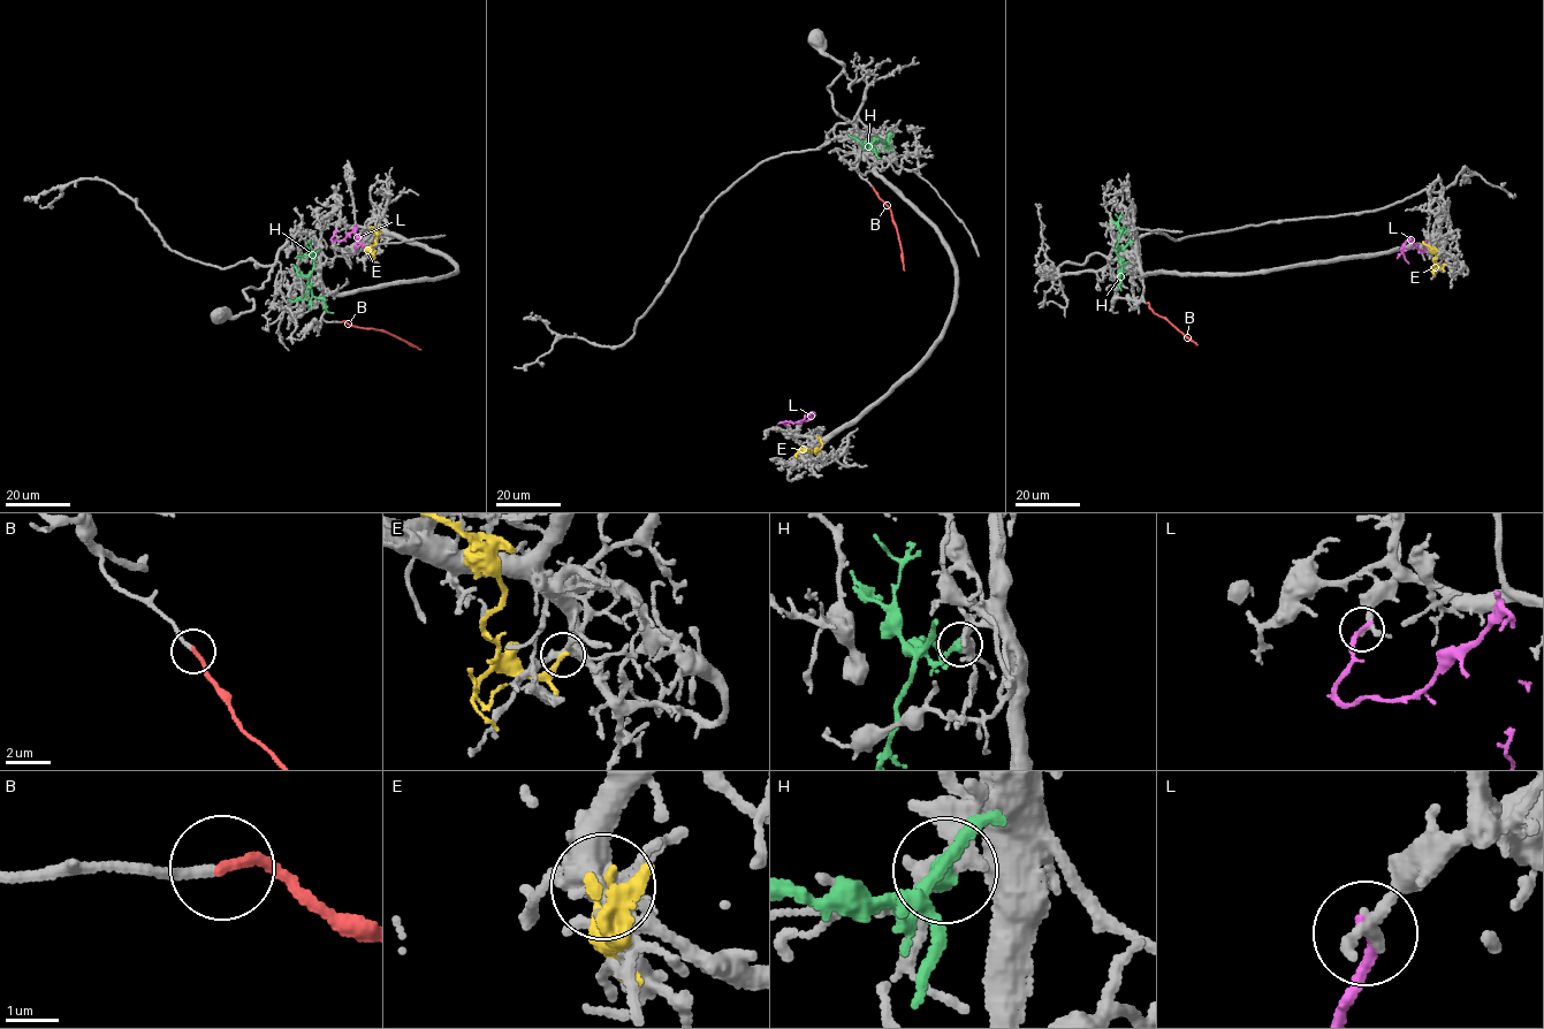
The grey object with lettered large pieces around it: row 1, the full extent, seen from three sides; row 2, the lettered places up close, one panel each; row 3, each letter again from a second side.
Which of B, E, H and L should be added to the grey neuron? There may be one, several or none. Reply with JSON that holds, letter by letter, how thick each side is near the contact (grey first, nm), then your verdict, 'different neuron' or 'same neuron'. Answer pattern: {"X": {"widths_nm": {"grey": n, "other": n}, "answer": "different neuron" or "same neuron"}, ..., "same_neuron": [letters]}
{"B": {"widths_nm": {"grey": 190, "other": 190}, "answer": "same neuron"}, "E": {"widths_nm": {"grey": 340, "other": 240}, "answer": "different neuron"}, "H": {"widths_nm": {"grey": 340, "other": 300}, "answer": "different neuron"}, "L": {"widths_nm": {"grey": 240, "other": 240}, "answer": "different neuron"}, "same_neuron": ["B"]}

